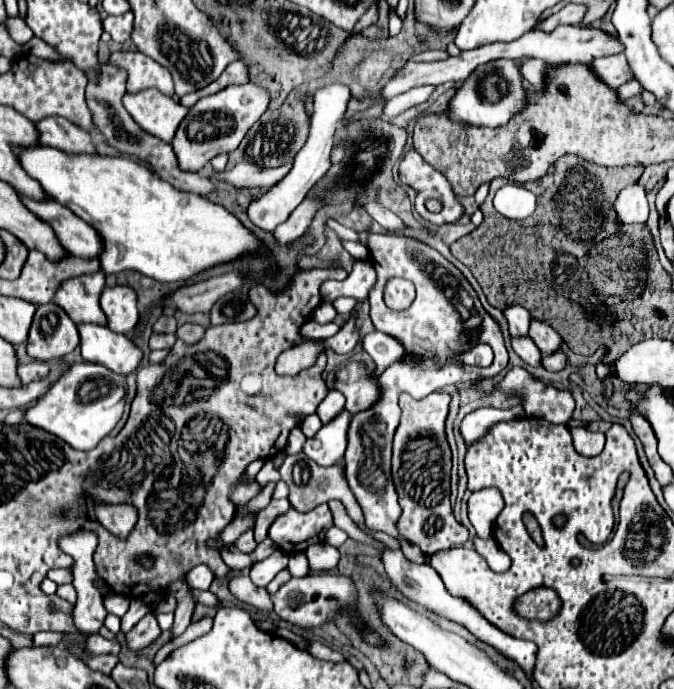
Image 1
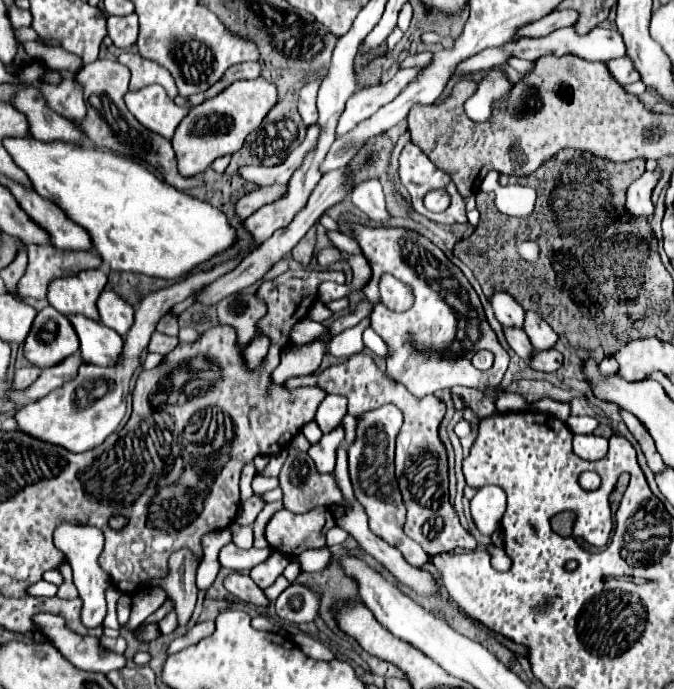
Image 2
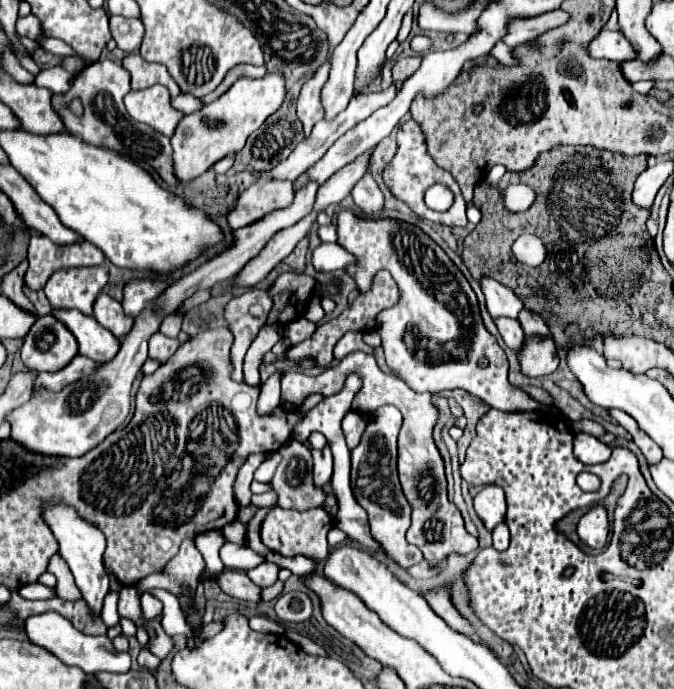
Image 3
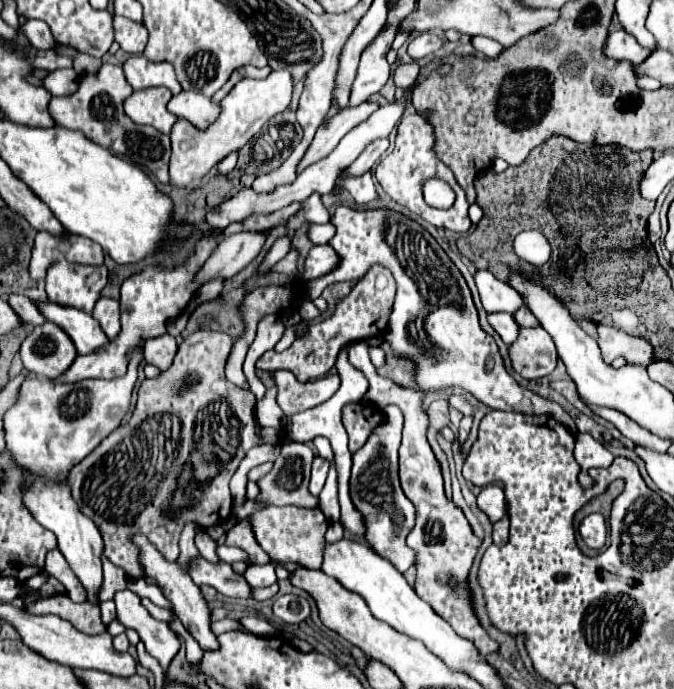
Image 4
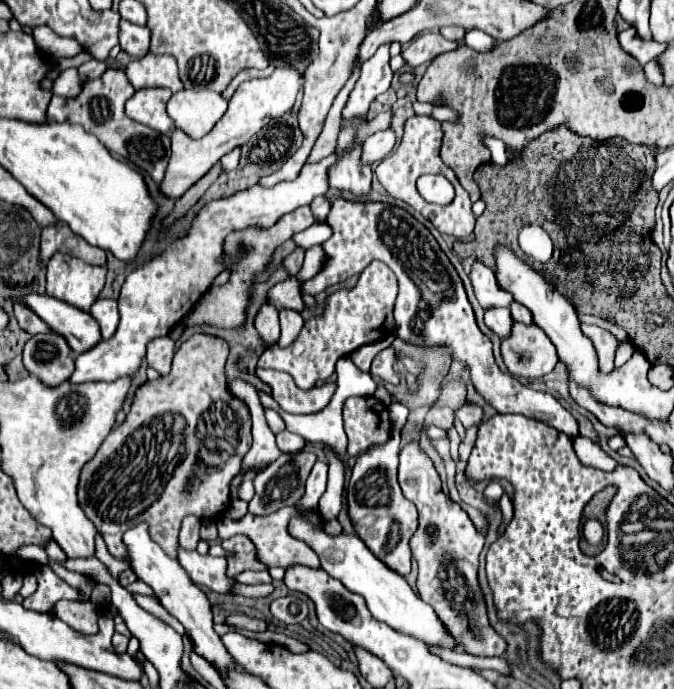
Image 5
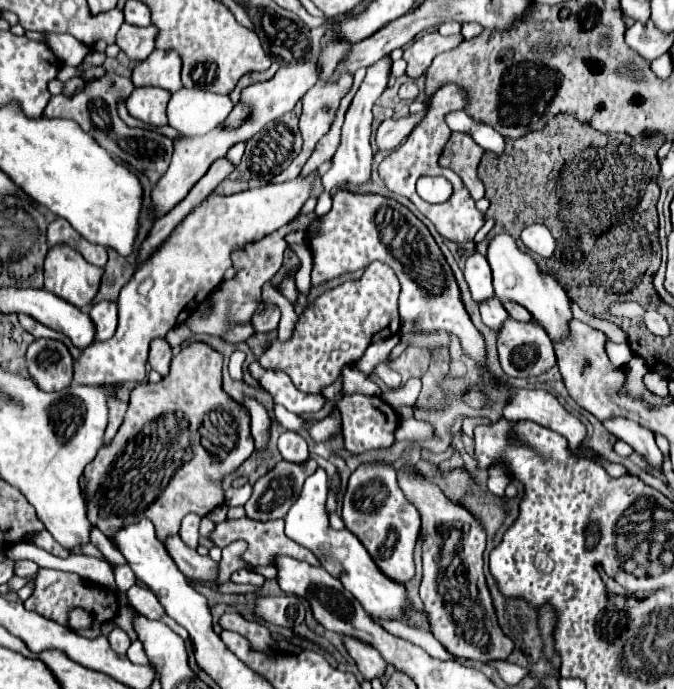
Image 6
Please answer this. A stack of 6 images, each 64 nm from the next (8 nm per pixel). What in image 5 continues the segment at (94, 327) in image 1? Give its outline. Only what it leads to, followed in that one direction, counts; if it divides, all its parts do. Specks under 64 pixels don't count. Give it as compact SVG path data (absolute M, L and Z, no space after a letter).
M36 292L20 296L18 302L22 302L22 306L30 306L30 310L50 326L50 330L64 336L76 354L90 350L102 340L98 322L88 312L78 310L76 306Z

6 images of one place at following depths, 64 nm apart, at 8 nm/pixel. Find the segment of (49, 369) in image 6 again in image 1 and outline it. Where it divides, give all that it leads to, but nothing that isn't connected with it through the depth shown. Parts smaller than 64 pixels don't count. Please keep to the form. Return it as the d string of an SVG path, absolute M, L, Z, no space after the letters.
M52 302L38 306L28 334L26 352L40 362L58 360L70 354L80 342L76 324Z

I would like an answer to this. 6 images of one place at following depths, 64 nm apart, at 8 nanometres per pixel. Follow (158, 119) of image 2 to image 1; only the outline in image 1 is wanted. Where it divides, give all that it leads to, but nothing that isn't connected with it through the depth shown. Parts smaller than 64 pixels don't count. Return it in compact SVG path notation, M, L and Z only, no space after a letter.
M156 88L140 90L136 94L126 94L124 106L142 130L146 130L148 134L154 134L164 142L172 142L174 132L178 130L178 124L188 114L188 108L164 96Z

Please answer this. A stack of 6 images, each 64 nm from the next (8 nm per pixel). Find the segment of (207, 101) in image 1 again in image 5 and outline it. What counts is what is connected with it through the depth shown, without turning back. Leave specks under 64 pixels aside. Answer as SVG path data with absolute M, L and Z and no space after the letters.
M276 68L272 76L262 80L248 80L242 82L228 102L228 112L222 116L222 122L218 122L206 136L194 140L188 134L180 130L172 130L172 156L166 170L166 176L160 184L160 192L166 198L178 200L192 184L196 184L218 160L234 150L236 146L244 146L256 132L260 132L270 120L280 118L288 110L292 110L298 90L304 86L304 74L296 68Z

